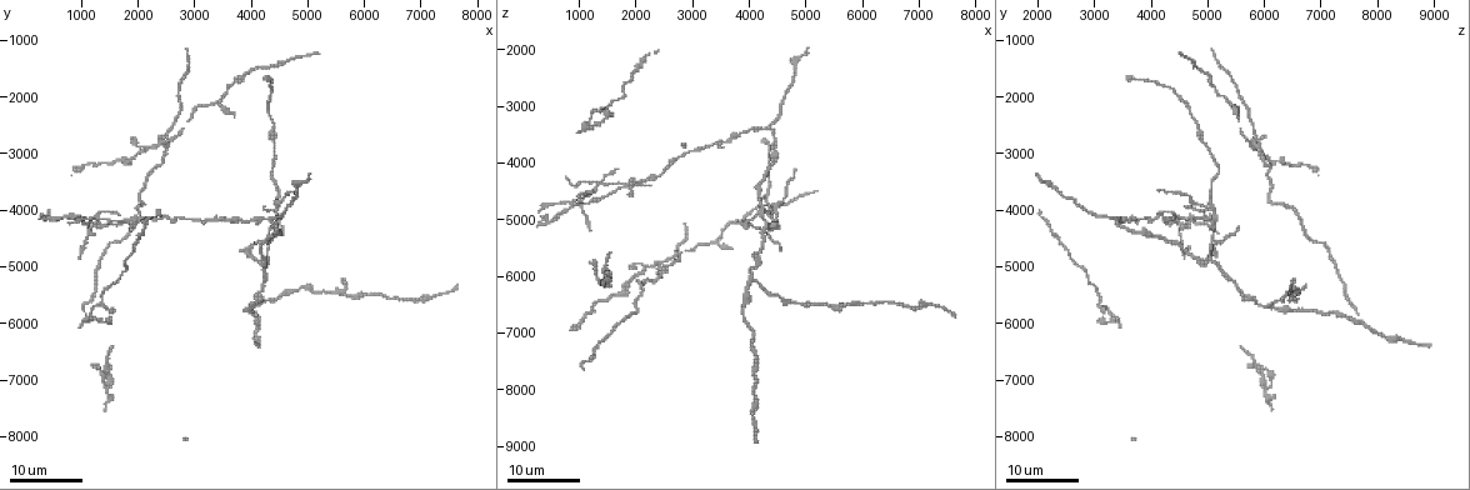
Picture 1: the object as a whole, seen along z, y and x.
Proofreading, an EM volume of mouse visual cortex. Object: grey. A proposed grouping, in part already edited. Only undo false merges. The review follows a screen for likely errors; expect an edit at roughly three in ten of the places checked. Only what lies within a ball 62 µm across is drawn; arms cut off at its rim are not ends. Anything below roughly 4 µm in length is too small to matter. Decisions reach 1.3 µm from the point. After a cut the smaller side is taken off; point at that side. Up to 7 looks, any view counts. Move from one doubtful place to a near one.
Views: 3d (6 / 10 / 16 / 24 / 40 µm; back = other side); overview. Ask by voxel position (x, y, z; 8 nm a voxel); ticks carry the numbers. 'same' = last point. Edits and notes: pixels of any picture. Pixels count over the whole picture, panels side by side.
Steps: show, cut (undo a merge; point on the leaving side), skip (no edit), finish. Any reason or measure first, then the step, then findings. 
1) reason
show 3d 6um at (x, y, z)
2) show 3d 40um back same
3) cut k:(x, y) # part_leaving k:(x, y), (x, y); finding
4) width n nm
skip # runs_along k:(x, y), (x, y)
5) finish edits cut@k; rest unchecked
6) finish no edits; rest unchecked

two arms in line, one across
show 3d 16um at (3500, 4150, 3600)

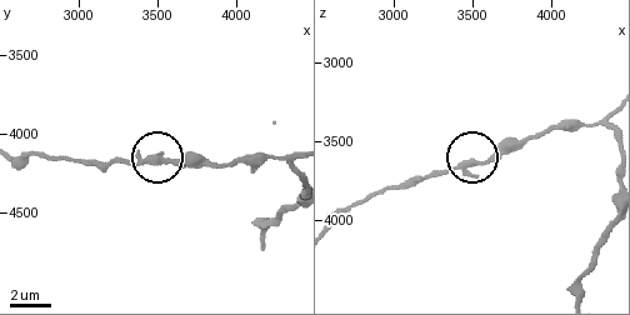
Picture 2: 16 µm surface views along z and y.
zoom in
show 3d 6um at (3540, 4160, 3620)

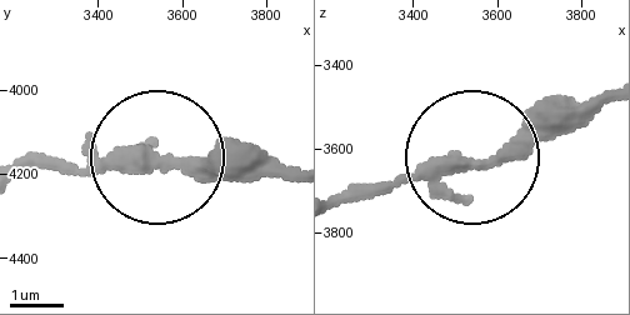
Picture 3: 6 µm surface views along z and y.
width 260 nm
skip # runs_along 3:(294, 170), (30, 156); one neuron here

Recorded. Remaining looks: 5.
side arm on a straight run
show 3d 24um at (2500, 2950, 5900)

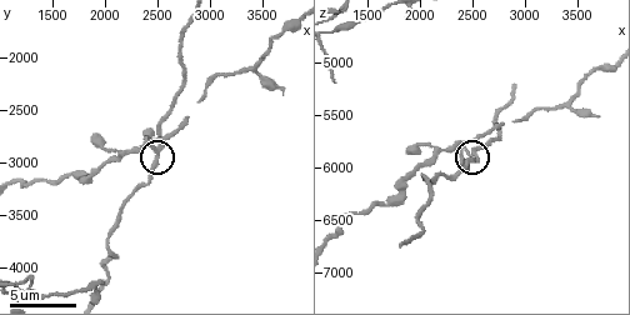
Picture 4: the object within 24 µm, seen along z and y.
show 3d 6um same

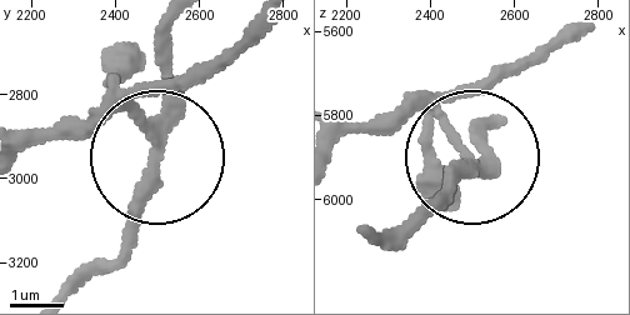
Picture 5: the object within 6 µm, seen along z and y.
width 210 nm
cut 5:(129, 204) # part_leaving 5:(153, 131), (135, 234), (73, 288); a second neuron is stuck on

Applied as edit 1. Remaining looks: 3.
a fork
show 3d 24um at (4300, 4850, 5050)

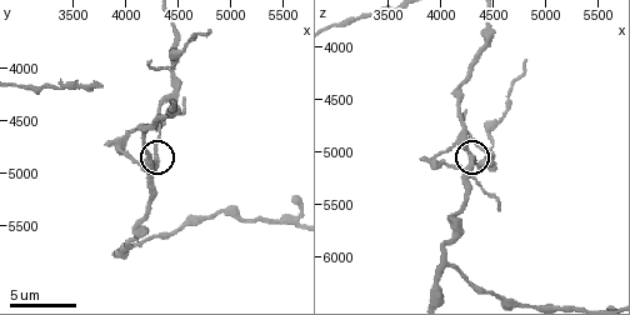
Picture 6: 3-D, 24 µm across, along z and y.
show 3d 6um at (4320, 4900, 5020)

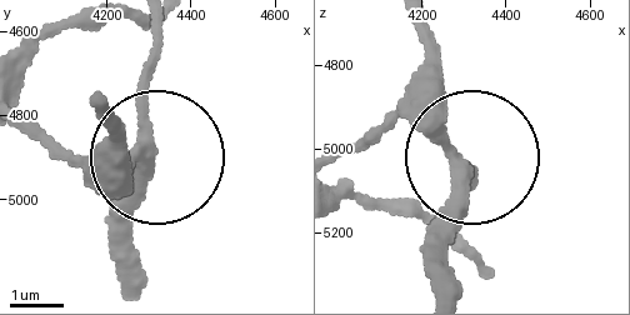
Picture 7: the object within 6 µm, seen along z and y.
skip # runs_along 7:(154, 20), (141, 128), (154, 168), (128, 271); all the same neuron

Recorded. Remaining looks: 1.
finish edits cut@5; rest unchecked

